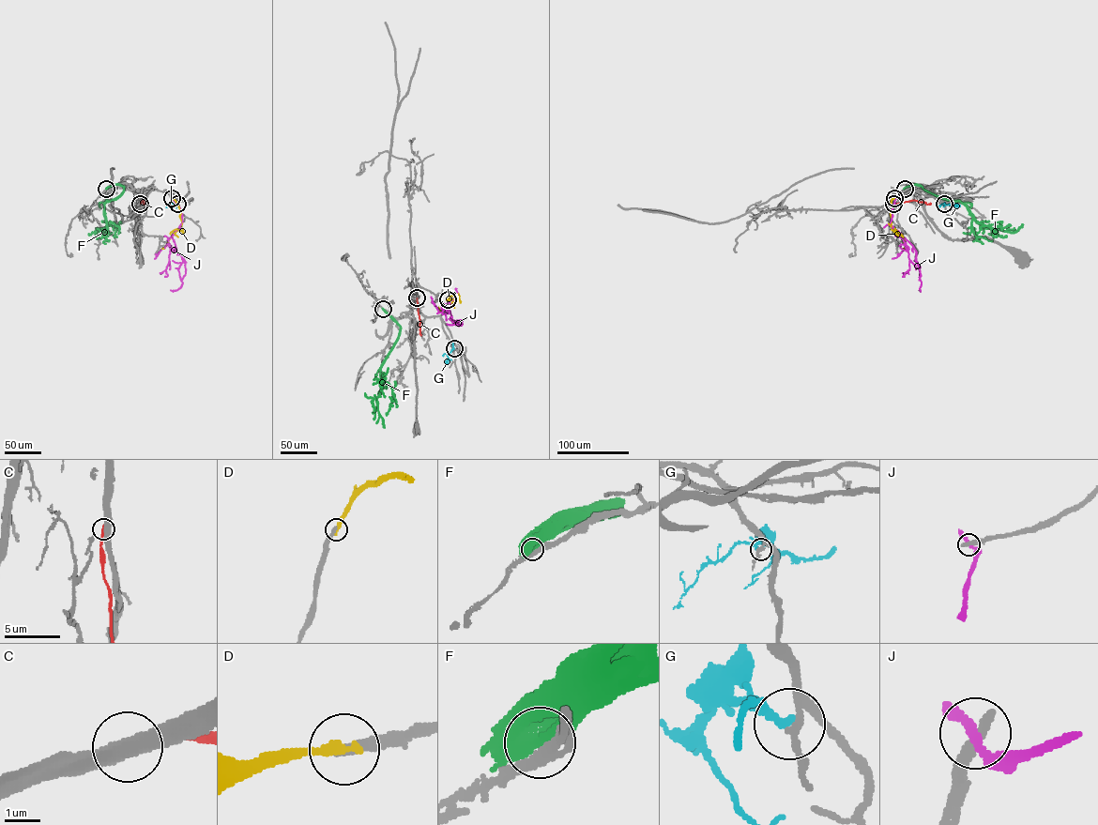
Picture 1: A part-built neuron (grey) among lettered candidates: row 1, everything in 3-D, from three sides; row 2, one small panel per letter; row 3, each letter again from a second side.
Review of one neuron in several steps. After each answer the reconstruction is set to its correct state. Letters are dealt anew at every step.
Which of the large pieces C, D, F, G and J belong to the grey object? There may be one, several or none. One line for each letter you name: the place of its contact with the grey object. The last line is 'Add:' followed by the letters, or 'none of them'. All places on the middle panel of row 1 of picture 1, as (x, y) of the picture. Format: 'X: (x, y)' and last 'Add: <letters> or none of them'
D: (449, 298)
Add: D

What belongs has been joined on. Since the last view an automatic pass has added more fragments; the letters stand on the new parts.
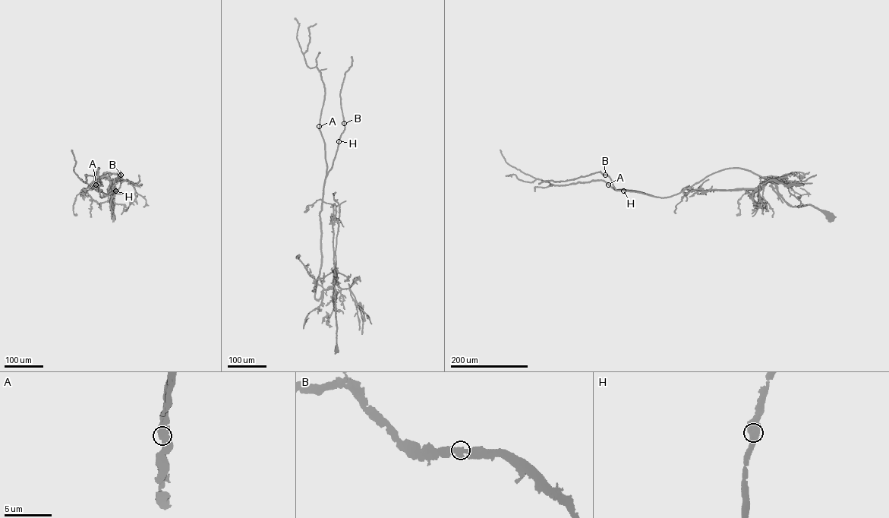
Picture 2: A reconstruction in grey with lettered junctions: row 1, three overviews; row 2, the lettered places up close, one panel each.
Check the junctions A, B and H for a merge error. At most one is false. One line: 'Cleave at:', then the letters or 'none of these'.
Cleave at: none of these

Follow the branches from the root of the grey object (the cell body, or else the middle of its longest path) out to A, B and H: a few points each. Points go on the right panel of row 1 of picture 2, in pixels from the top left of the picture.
A: (831, 218), (809, 204), (790, 206), (770, 178), (752, 188), (692, 190), (663, 197), (608, 184)
B: (831, 218), (809, 204), (790, 206), (770, 178), (752, 188), (692, 190), (660, 197), (616, 191), (605, 175)
H: (831, 218), (809, 204), (790, 206), (770, 178), (765, 184), (752, 188), (692, 190), (663, 197), (623, 191)

